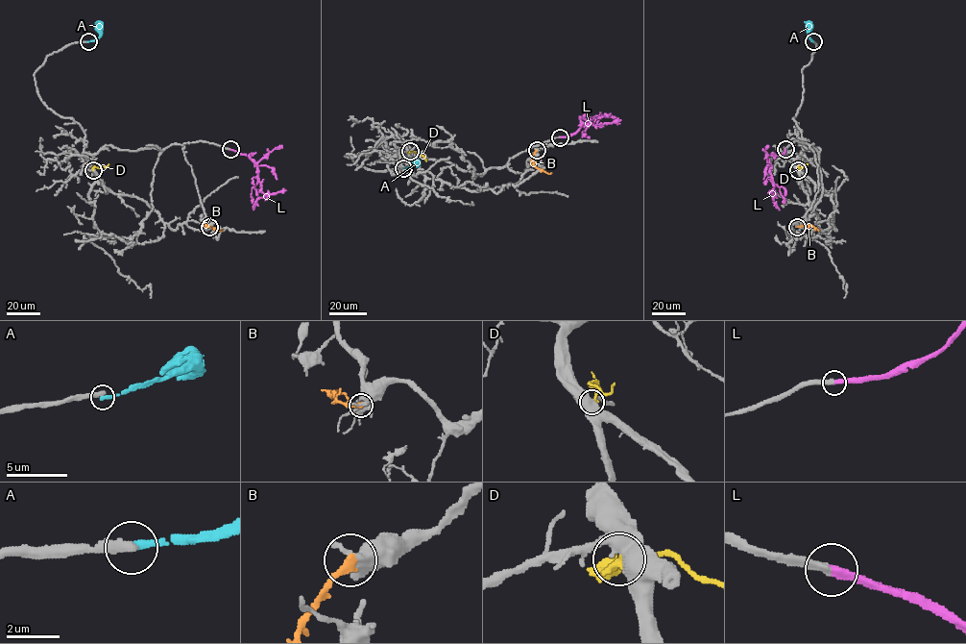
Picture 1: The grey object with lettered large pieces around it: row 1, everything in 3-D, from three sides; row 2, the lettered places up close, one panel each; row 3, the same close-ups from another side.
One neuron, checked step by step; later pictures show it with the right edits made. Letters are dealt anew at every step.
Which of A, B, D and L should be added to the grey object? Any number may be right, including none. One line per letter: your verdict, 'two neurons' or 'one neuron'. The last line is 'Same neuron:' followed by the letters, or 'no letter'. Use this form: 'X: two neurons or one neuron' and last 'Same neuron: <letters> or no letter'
A: two neurons
B: two neurons
D: two neurons
L: one neuron
Same neuron: L

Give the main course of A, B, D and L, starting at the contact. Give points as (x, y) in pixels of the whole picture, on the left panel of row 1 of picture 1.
A: (88, 41), (100, 35), (96, 21)
B: (209, 226), (223, 229)
D: (93, 169), (108, 164)
L: (230, 149), (249, 155), (256, 165), (261, 190), (266, 194), (256, 200), (253, 210)

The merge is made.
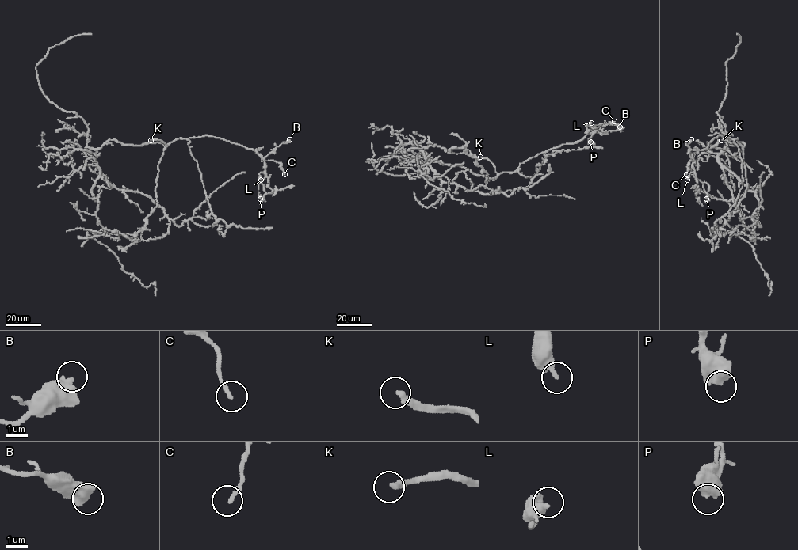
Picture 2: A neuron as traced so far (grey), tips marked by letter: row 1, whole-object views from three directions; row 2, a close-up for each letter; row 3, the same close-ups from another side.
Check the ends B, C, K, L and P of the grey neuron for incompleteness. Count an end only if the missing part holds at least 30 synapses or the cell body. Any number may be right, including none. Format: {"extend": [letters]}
{"extend": ["C", "K"]}

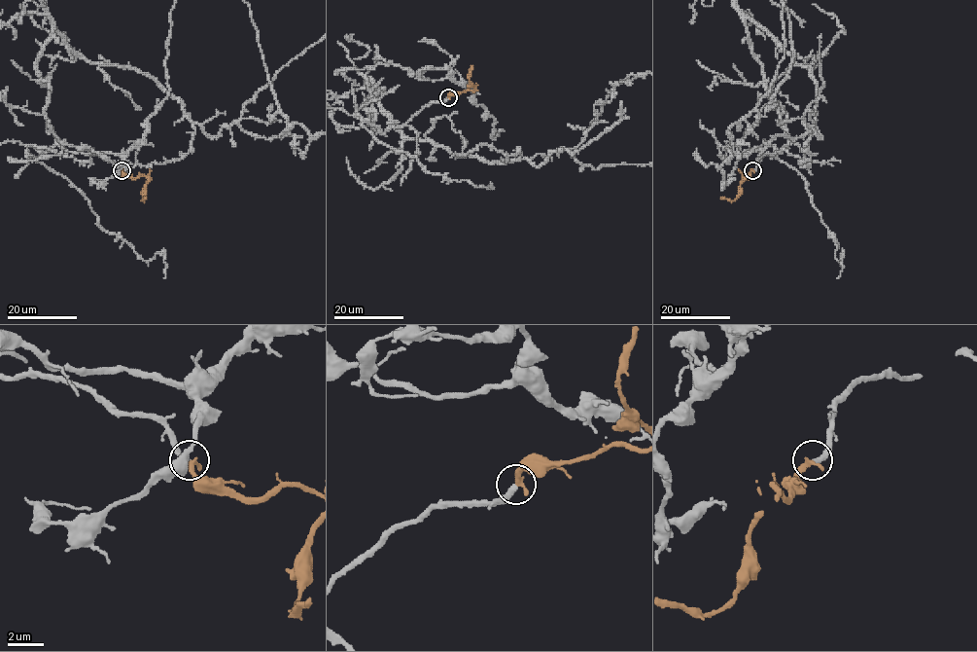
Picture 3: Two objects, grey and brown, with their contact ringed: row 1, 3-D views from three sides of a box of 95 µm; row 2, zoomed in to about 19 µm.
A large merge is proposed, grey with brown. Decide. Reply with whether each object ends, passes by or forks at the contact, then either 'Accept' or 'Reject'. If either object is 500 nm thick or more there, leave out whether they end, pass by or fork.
At the ring grey ends. At the ring brown ends. Accept

